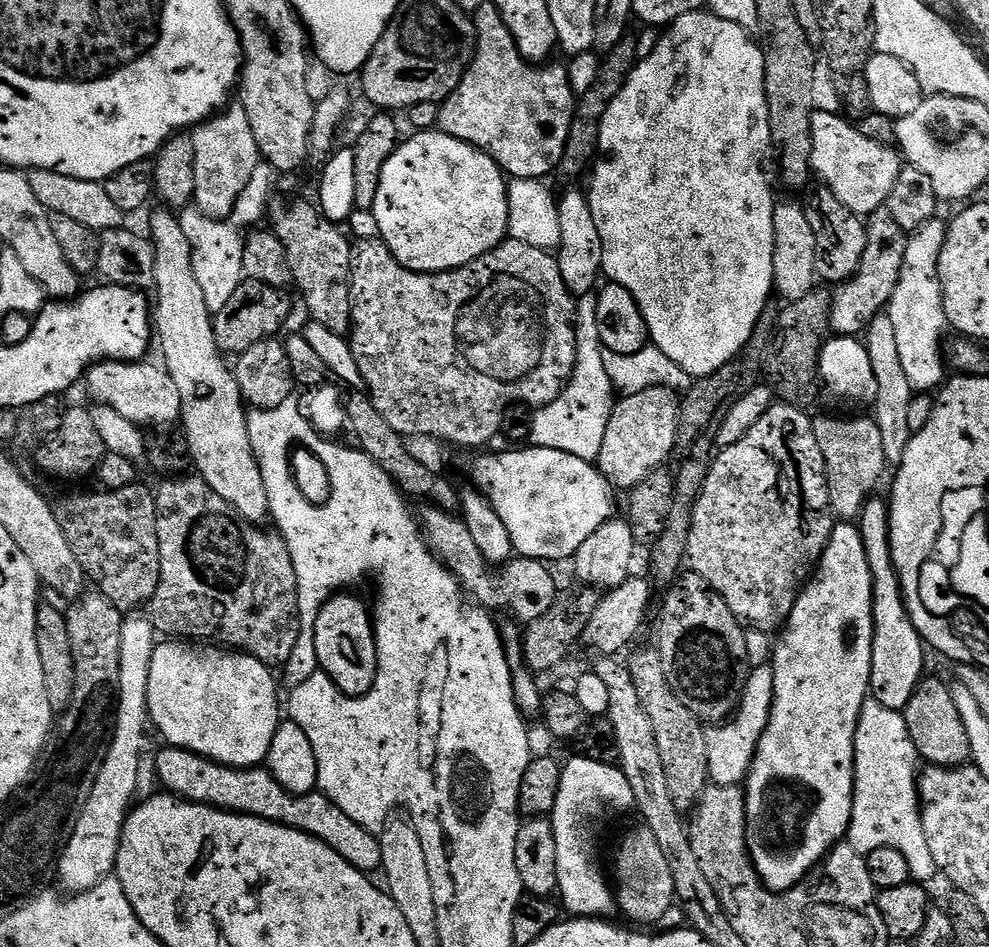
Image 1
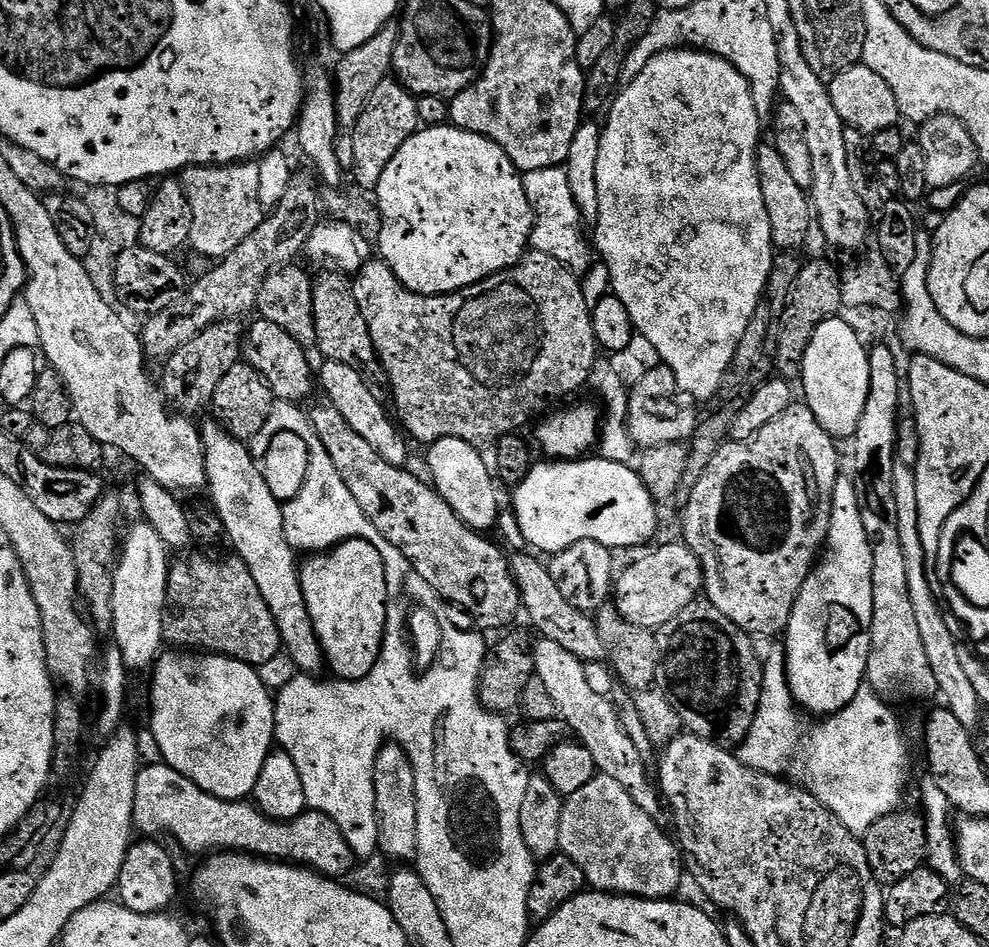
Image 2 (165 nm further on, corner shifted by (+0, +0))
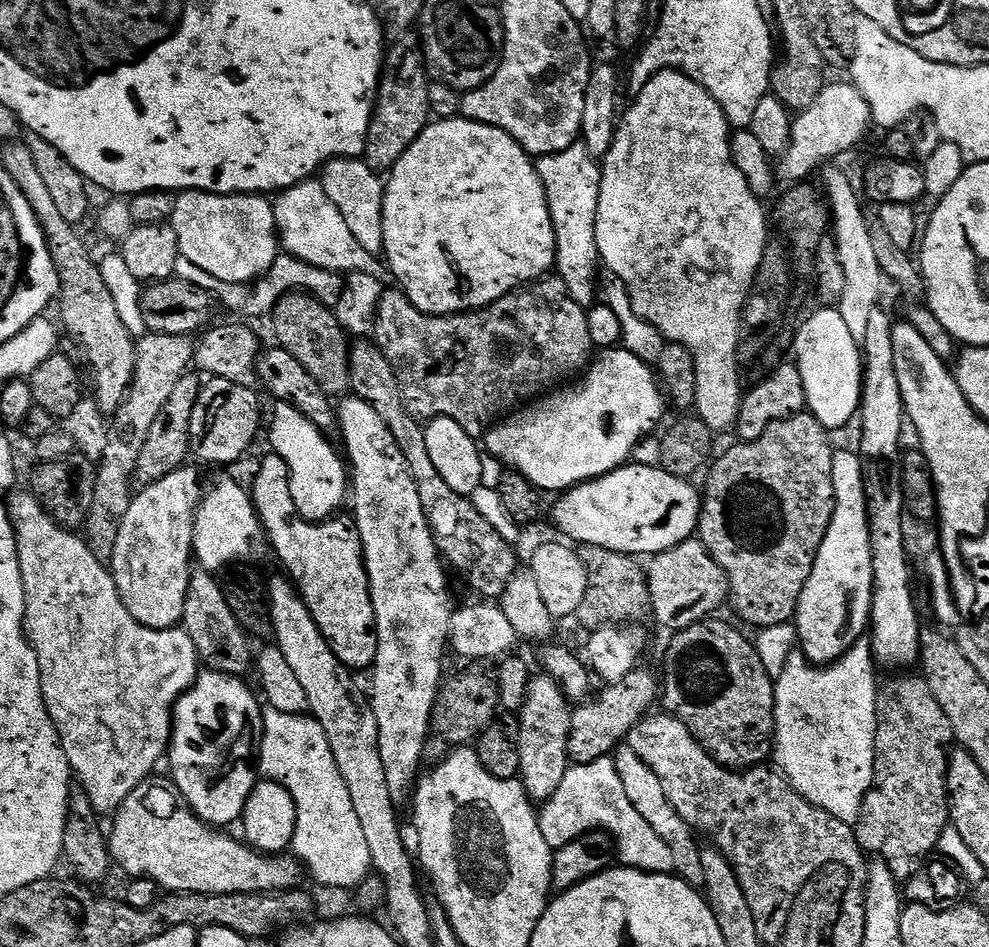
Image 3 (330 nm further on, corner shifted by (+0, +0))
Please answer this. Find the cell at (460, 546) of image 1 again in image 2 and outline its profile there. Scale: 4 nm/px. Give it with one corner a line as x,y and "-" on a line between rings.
321,402
316,409
311,409
310,419
322,446
326,446
326,454
330,454
330,462
334,462
334,470
342,474
346,490
354,494
354,502
362,506
362,514
370,518
374,530
378,530
378,534
382,534
382,538
386,538
390,546
394,546
408,559
412,572
420,575
442,599
457,604
464,612
469,612
477,629
507,629
507,624
515,618
516,611
521,611
522,605
520,591
512,577
512,565
509,557
504,557
505,549
500,544
501,549
498,545
491,544
487,535
466,526
466,522
462,522
462,518
458,518
458,514
450,510
450,502
438,495
427,479
419,480
414,473
404,472
408,470
401,465
386,462
386,458
382,458
382,454
378,454
374,446
366,442
366,438
361,438
359,434
354,434
354,430
350,430
346,418
338,414
333,404

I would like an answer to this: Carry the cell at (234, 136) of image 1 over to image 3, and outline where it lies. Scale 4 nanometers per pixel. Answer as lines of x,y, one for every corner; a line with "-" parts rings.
185,190
176,196
174,202
174,214
172,215
170,225
177,235
177,242
180,248
180,255
185,256
194,262
194,265
198,266
201,270
206,270
214,278
219,278
221,282
243,284
245,286
251,285
253,282
260,279
264,273
268,272
271,268
271,264
277,258
278,255
278,233
276,231
276,219
274,218
274,210
272,209
273,201
264,194
249,194
246,192
235,192
227,196
226,194
214,194
213,192
194,192
191,190

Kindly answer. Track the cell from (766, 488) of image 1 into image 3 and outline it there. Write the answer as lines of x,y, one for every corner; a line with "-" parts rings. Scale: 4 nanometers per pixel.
805,410
797,416
791,416
785,420
774,422
762,434
762,438
747,442
736,442
736,445
721,458
711,465
707,473
708,485
702,488
702,503
700,506
700,523
698,525
698,539
706,546
706,550
711,554
716,562
722,566
722,570
728,579
728,595
730,597
730,608
737,612
748,624
753,624
753,629
759,630
766,626
778,626
789,623
795,617
796,607
800,601
802,590
810,578
810,570
816,561
818,550
822,546
822,538
826,538
826,530
832,521
834,506
836,505
836,495
834,494
834,478
832,477
832,454
834,445
830,437
829,429
823,428
812,416
811,412

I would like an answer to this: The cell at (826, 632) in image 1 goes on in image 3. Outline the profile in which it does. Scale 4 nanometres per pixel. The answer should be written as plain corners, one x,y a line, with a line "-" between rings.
833,451
832,477
836,495
834,514
826,530
826,538
822,538
822,546
810,570
810,578
800,595
794,617
799,647
804,655
817,666
835,664
856,643
861,634
869,631
872,619
872,555
870,554
870,530
866,514
866,494
862,482
859,455
855,451

